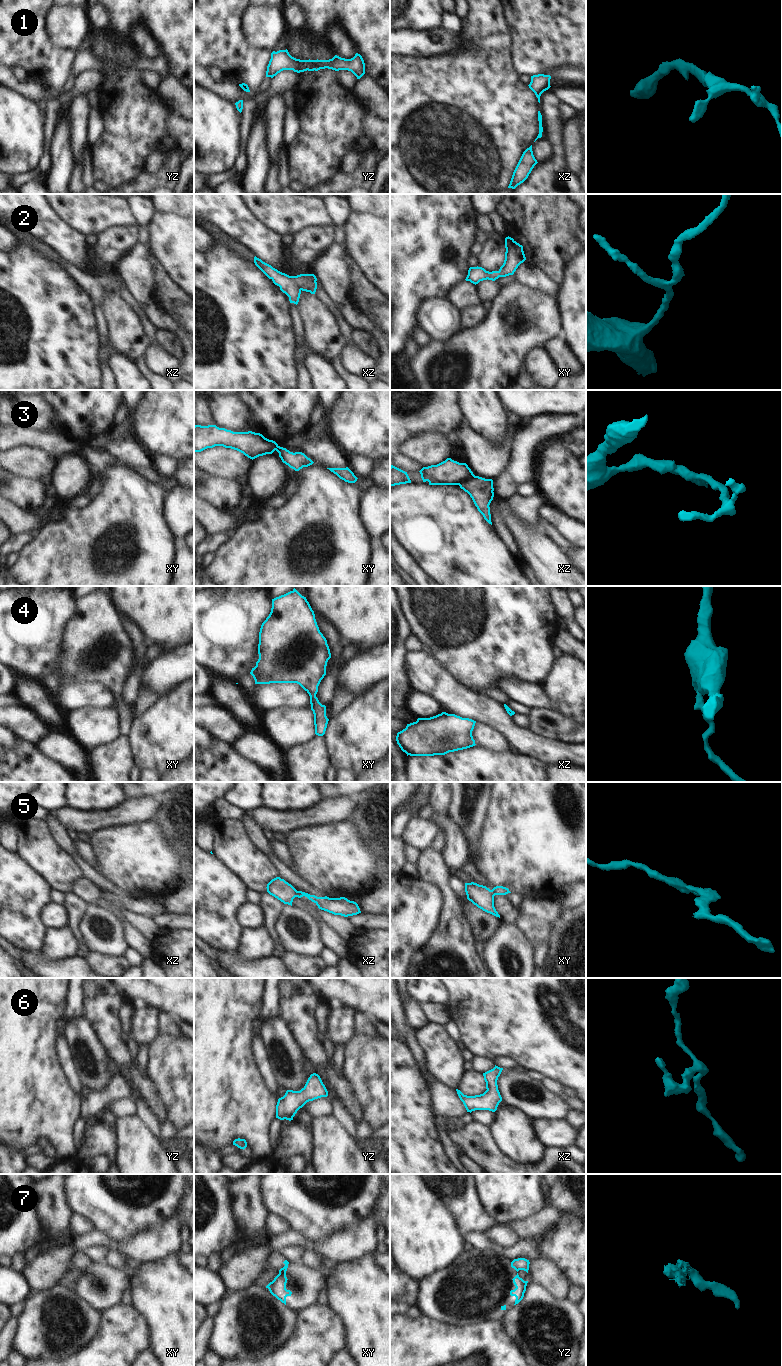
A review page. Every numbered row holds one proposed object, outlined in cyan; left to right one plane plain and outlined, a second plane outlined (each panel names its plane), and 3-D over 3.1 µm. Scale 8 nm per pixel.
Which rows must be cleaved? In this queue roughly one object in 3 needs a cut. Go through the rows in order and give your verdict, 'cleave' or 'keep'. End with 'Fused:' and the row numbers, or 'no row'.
1: keep
2: keep
3: cleave
4: keep
5: cleave
6: keep
7: cleave
Fused: 3, 5, 7

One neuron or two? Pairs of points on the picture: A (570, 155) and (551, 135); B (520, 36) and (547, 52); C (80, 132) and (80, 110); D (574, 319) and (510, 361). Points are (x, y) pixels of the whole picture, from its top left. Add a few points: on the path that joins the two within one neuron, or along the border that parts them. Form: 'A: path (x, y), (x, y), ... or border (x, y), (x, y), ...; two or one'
A: border (563, 124), (562, 148), (566, 159); two
B: path (527, 36), (540, 47); one
C: path (80, 127), (80, 115); one
D: border (557, 304), (560, 310), (561, 335); two

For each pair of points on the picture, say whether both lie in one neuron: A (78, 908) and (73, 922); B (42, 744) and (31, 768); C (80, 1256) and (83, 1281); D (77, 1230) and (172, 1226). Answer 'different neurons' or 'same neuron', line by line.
A: same neuron
B: different neurons
C: different neurons
D: different neurons

